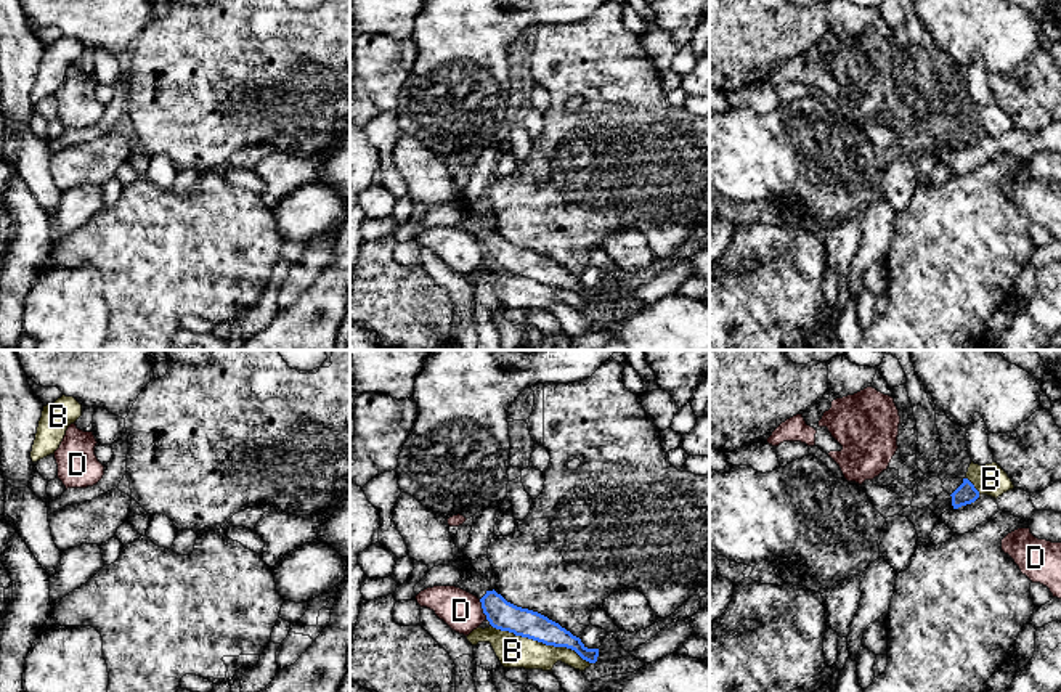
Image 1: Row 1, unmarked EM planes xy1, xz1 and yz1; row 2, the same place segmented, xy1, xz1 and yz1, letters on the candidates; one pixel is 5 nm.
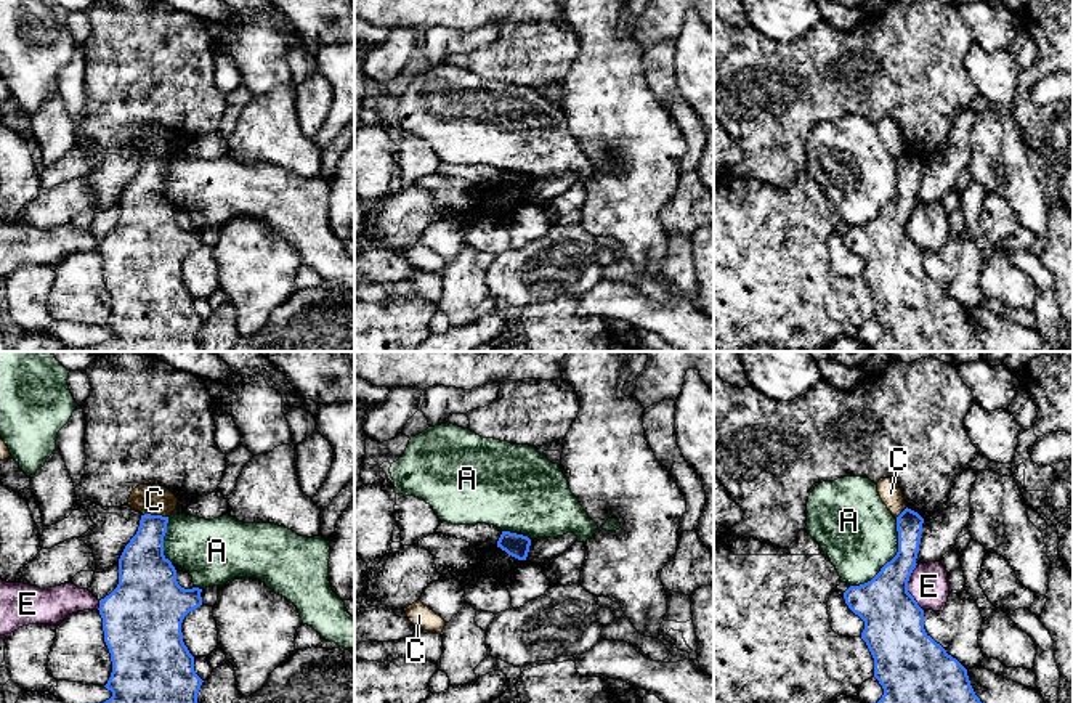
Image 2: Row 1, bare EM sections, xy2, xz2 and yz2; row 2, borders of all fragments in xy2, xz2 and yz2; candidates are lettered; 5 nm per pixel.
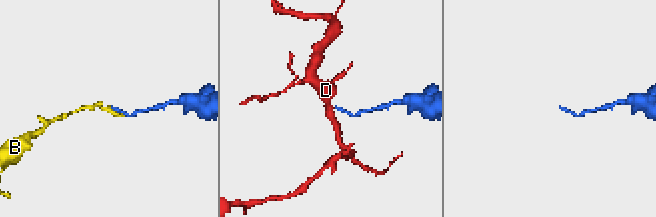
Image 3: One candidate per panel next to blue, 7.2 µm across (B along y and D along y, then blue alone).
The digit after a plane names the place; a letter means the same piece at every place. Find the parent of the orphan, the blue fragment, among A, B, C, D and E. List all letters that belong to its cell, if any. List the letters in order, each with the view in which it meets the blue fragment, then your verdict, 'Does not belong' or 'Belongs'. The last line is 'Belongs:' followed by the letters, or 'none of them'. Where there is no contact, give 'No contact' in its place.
A: Touches blue in yz2. Does not belong
B: Touches blue in xz1. Does not belong
C: Touches blue in xy2. Does not belong
D: Touches blue in xz1. Does not belong
E: Touches blue in yz2. Does not belong
Belongs: none of them

